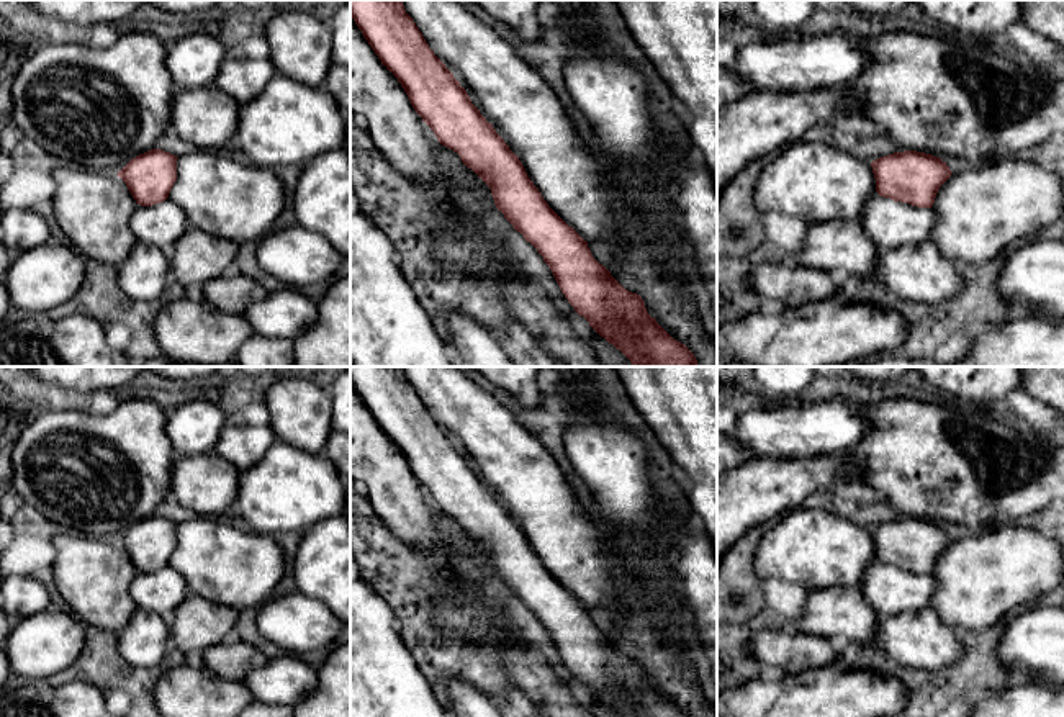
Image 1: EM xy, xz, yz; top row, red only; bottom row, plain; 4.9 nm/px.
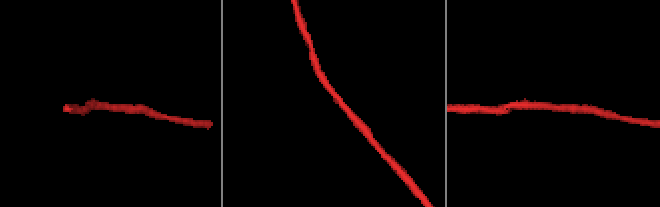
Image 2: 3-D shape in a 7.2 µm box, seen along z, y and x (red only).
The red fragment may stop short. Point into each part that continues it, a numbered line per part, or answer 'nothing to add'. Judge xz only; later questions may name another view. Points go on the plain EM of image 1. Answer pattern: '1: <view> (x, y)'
nothing to add

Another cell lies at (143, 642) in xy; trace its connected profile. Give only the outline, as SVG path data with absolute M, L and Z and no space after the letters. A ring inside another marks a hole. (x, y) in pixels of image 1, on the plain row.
M138 607L118 632L118 652L133 666L159 666L170 645L169 620L147 609Z

